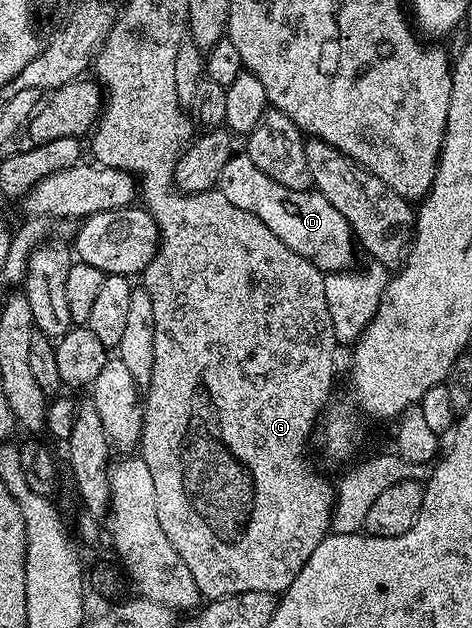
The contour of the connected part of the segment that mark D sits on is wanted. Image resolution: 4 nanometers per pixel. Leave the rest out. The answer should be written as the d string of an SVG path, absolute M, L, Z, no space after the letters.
M245 152L232 153L231 158L221 168L219 185L217 187L229 204L242 208L244 212L253 212L281 244L293 248L297 256L305 256L317 269L324 272L338 272L352 265L351 257L357 251L357 242L351 232L351 225L325 200L318 190L294 190L285 188L285 184L277 184Z

